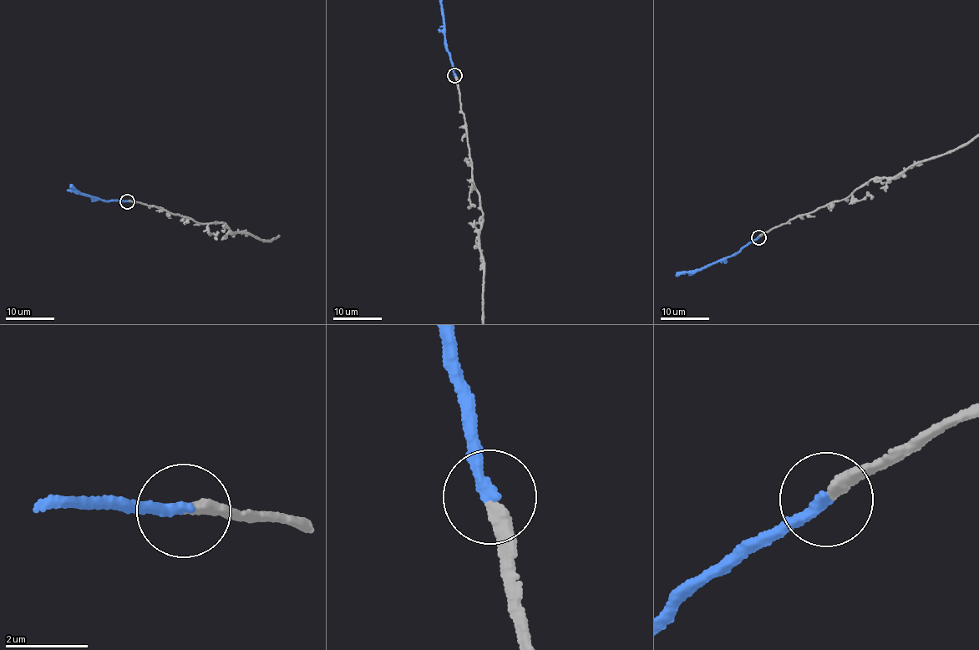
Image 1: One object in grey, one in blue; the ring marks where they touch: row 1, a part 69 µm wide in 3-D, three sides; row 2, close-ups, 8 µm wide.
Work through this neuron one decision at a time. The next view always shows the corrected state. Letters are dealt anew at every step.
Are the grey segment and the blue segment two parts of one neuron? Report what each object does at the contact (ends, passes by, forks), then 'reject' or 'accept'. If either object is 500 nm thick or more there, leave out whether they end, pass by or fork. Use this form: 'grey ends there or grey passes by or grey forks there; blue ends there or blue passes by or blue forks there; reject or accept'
grey ends there; blue ends there; accept

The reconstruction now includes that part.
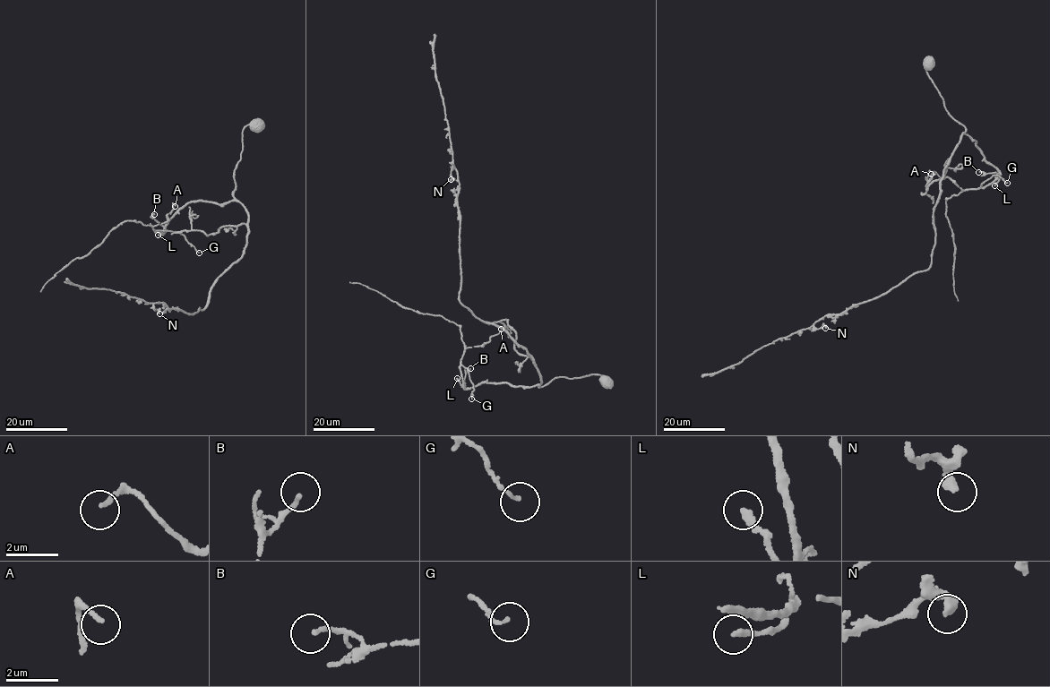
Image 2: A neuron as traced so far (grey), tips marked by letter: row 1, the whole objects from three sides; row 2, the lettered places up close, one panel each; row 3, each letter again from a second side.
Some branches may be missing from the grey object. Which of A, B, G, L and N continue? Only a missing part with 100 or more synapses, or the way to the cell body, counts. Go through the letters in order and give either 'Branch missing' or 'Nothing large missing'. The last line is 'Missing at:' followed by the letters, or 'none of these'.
A: Nothing large missing
B: Nothing large missing
G: Nothing large missing
L: Nothing large missing
N: Nothing large missing
Missing at: none of these

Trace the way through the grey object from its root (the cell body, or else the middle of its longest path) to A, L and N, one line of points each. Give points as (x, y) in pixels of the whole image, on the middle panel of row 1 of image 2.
A: (606, 382), (593, 373), (561, 376), (539, 387), (485, 382), (464, 388), (465, 348), (501, 329)
L: (606, 382), (601, 375), (593, 373), (571, 378), (561, 376), (539, 387), (485, 382), (468, 388), (457, 378)
N: (606, 382), (593, 373), (561, 376), (538, 387), (526, 350), (463, 305), (453, 168), (451, 179)

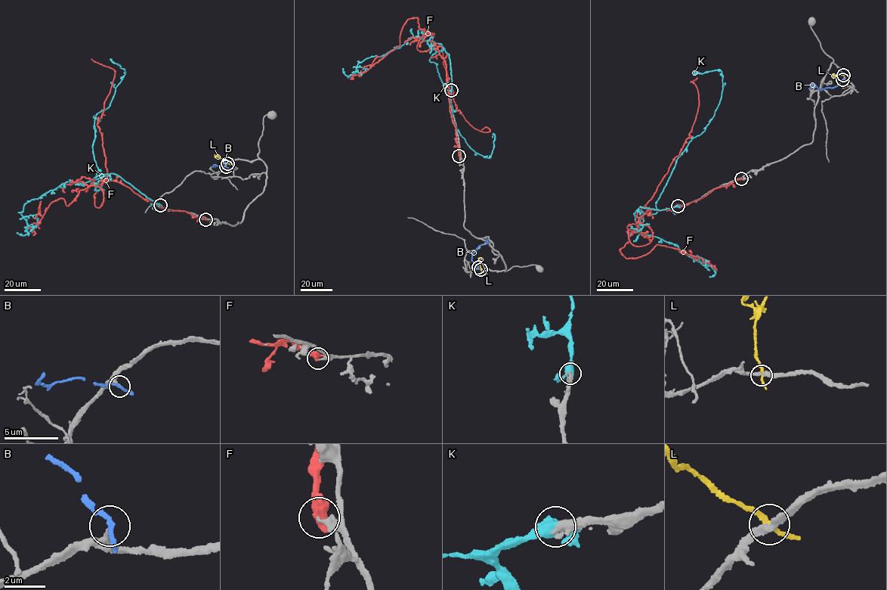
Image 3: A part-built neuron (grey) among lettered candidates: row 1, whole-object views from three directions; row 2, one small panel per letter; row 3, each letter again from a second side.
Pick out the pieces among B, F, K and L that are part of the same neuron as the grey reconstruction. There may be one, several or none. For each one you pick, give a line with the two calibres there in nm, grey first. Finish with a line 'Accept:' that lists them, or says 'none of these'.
K: 400/500 nm
Accept: K

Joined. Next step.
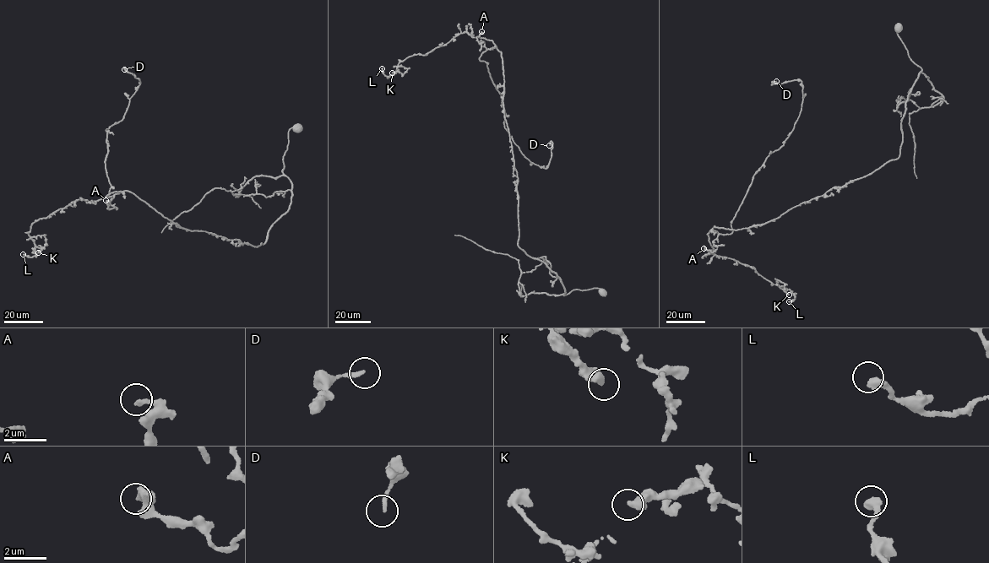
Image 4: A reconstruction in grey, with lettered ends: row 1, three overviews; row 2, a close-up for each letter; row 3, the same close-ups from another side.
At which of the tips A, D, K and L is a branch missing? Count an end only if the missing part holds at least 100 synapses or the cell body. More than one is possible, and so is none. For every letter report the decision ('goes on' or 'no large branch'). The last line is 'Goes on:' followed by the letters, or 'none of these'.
A: no large branch
D: no large branch
K: no large branch
L: no large branch
Goes on: none of these

